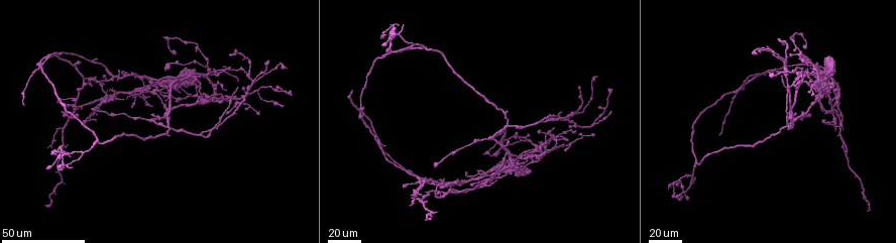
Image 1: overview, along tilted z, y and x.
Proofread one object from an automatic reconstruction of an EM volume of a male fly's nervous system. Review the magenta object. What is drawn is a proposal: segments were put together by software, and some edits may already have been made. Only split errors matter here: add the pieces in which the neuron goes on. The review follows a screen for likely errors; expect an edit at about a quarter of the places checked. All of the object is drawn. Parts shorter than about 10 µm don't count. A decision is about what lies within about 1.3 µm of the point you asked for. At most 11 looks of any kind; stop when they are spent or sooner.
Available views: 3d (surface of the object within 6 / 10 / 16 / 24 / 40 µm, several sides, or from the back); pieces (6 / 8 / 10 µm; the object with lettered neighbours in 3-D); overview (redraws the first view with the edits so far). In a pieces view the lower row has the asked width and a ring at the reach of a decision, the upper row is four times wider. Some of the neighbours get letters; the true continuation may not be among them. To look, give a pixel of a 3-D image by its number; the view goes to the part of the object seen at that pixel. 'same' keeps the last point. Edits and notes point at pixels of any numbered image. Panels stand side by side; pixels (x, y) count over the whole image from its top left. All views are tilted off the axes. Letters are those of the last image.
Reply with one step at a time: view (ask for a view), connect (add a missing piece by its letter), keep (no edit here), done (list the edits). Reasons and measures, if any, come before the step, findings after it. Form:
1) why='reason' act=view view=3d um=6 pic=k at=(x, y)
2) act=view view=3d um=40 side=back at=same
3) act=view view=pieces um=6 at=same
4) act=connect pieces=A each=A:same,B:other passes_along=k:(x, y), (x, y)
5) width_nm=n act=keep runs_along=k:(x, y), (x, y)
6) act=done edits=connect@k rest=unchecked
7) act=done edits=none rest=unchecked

why='free end' act=view view=3d um=40 pic=1 at=(478, 186)

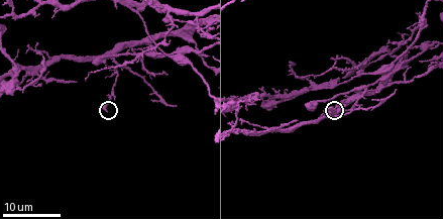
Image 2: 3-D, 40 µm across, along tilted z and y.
act=view view=pieces um=10 pic=2 at=(334, 108)

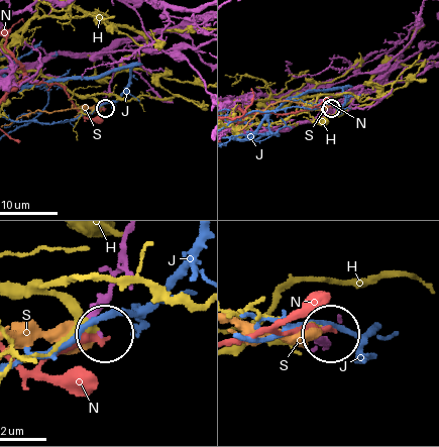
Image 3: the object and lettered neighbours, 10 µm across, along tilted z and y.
act=keep each=H:other,J:other,N:other,S:other found='no lettered piece goes on from it'

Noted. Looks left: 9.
why='free end' act=view view=3d um=24 pic=1 at=(412, 195)

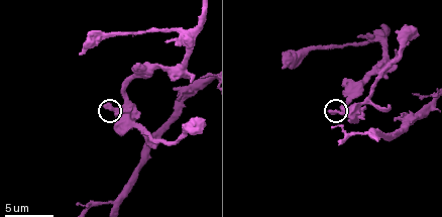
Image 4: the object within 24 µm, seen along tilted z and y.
why='see the neighbours' act=view view=pieces um=6 pic=4 at=(331, 111)

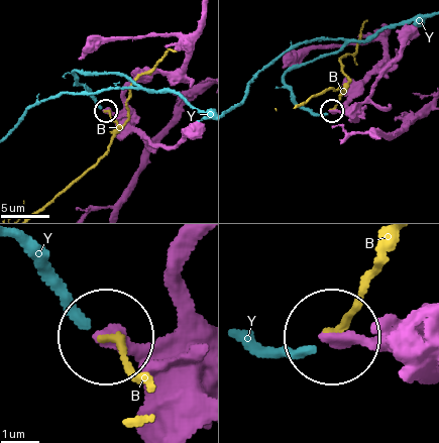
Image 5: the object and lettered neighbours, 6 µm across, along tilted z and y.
width_nm=370 act=keep each=B:other,Y:other runs_along=5:(198, 245), (184, 267), (178, 326), (139, 346), (107, 337) found='none of them fits'

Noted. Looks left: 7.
why='an open end' act=view view=pieces um=6 pic=4 at=(155, 146)

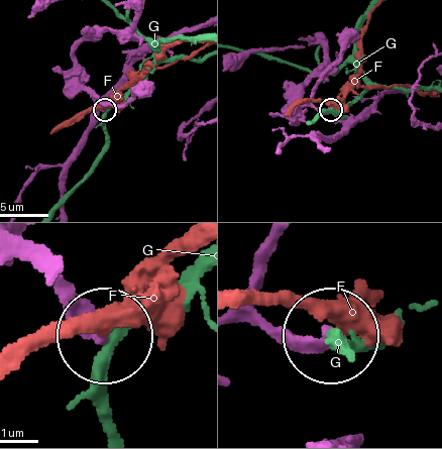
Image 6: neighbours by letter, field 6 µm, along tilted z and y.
act=keep each=F:other,G:other found='none of them fits'

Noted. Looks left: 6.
why='free end' act=view view=3d um=24 pic=1 at=(122, 71)

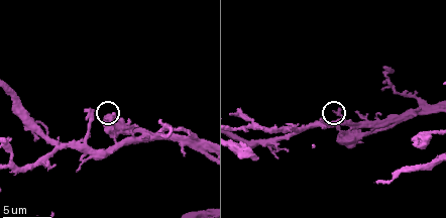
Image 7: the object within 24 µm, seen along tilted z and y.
why='what lies round it' act=view view=pieces um=10 pic=7 at=(112, 114)

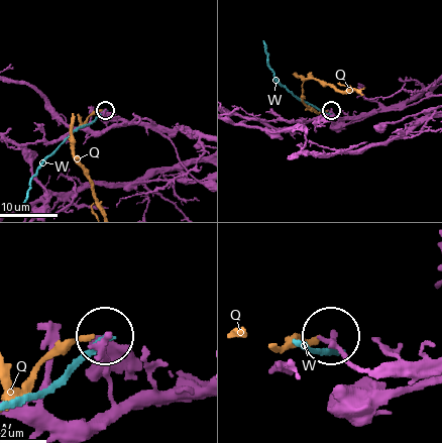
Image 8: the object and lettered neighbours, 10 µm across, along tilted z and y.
act=keep each=Q:other,W:other found='no lettered piece goes on from it'

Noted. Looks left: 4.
why='an open end' act=view view=3d um=24 pic=2 at=(379, 91)

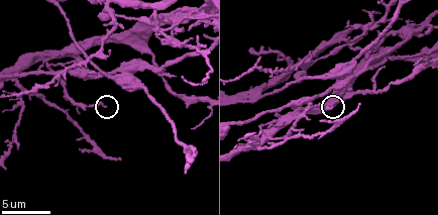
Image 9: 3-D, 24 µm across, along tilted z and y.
act=view view=pieces um=10 pic=9 at=(104, 108)

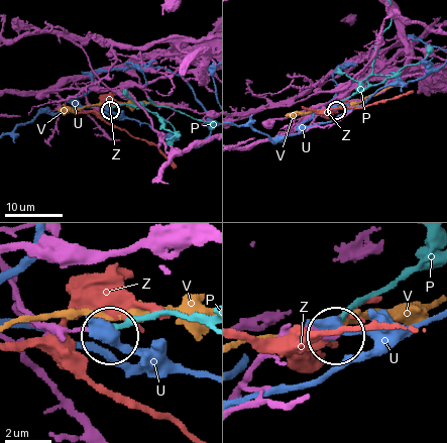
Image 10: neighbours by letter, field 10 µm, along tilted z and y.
act=keep each=P:other,U:other,V:other,Z:other found='none of them fits'

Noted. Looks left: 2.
why='long arm stops here' act=view view=3d um=24 pic=1 at=(612, 112)

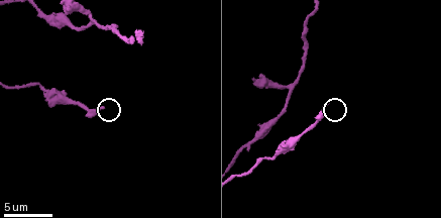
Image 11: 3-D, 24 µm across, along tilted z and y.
why='what lies round it' act=view view=pieces um=8 pic=11 at=(327, 102)

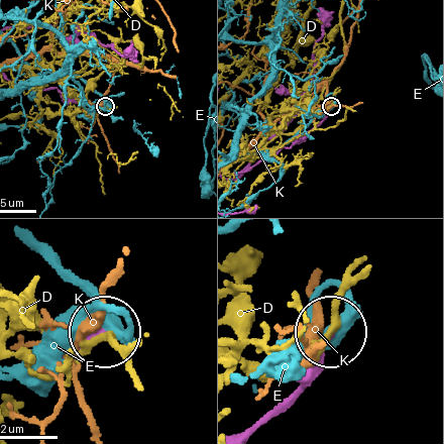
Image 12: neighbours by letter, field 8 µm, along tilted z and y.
act=keep each=D:other,E:other,K:other runs_along=12:(258, 422), (292, 391), (327, 335) found='none of them fits'

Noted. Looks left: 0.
act=done edits=none rest=unchecked

